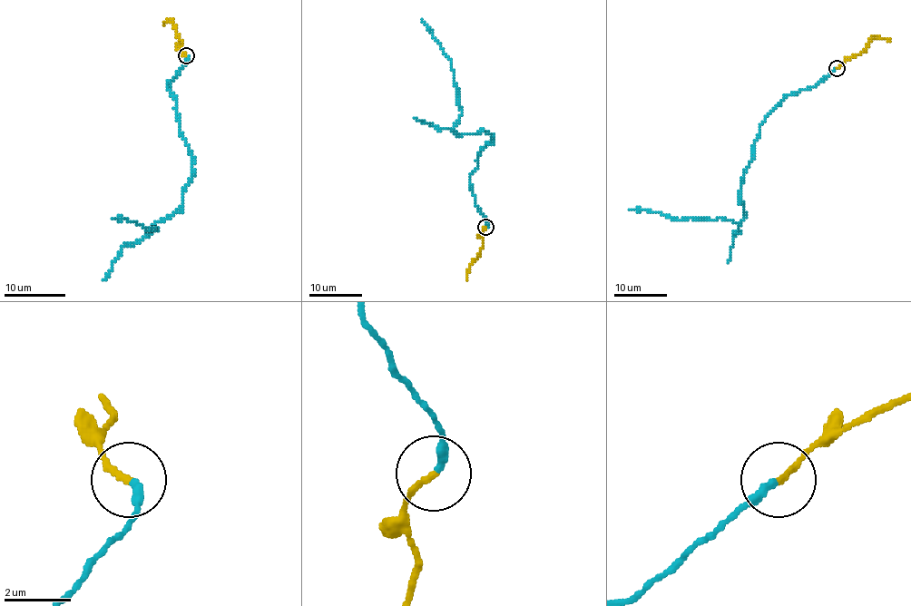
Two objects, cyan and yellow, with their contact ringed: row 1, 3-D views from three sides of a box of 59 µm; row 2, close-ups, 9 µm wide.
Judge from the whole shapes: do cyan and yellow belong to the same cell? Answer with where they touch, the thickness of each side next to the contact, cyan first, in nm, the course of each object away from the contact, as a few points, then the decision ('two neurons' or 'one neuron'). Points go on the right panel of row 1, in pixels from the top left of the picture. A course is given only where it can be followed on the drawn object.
(837, 68) | 280/190 nm | cyan via (837, 69), (812, 87), (790, 92), (761, 123), (740, 186), (741, 220), (672, 219), (644, 209), (628, 210) | yellow via (837, 67), (858, 55), (872, 38), (889, 41) | one neuron

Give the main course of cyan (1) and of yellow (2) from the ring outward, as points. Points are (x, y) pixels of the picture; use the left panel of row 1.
1: (186, 56), (168, 84), (192, 164), (181, 205), (150, 233), (157, 228), (111, 219)
2: (186, 55), (180, 51), (183, 44), (171, 21), (163, 24)

